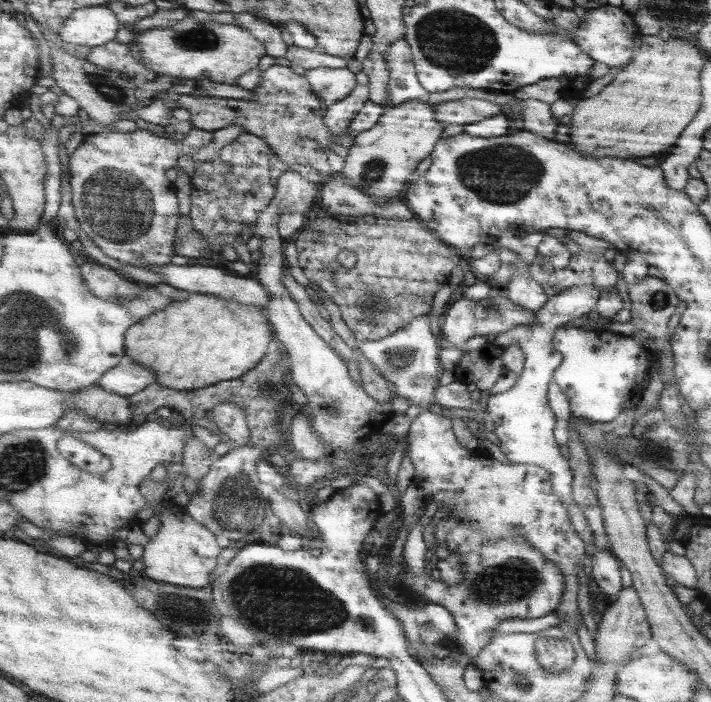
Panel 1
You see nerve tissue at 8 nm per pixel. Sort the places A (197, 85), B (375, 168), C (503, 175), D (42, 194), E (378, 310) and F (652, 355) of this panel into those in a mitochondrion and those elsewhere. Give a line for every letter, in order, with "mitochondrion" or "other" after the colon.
A: other
B: mitochondrion
C: mitochondrion
D: other
E: mitochondrion
F: other

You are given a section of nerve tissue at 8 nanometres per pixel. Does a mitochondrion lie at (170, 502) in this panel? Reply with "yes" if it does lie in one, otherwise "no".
no

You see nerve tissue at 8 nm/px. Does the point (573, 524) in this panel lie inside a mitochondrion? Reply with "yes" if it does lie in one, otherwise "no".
no

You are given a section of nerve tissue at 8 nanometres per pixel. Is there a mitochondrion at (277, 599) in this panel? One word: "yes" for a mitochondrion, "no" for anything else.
yes

